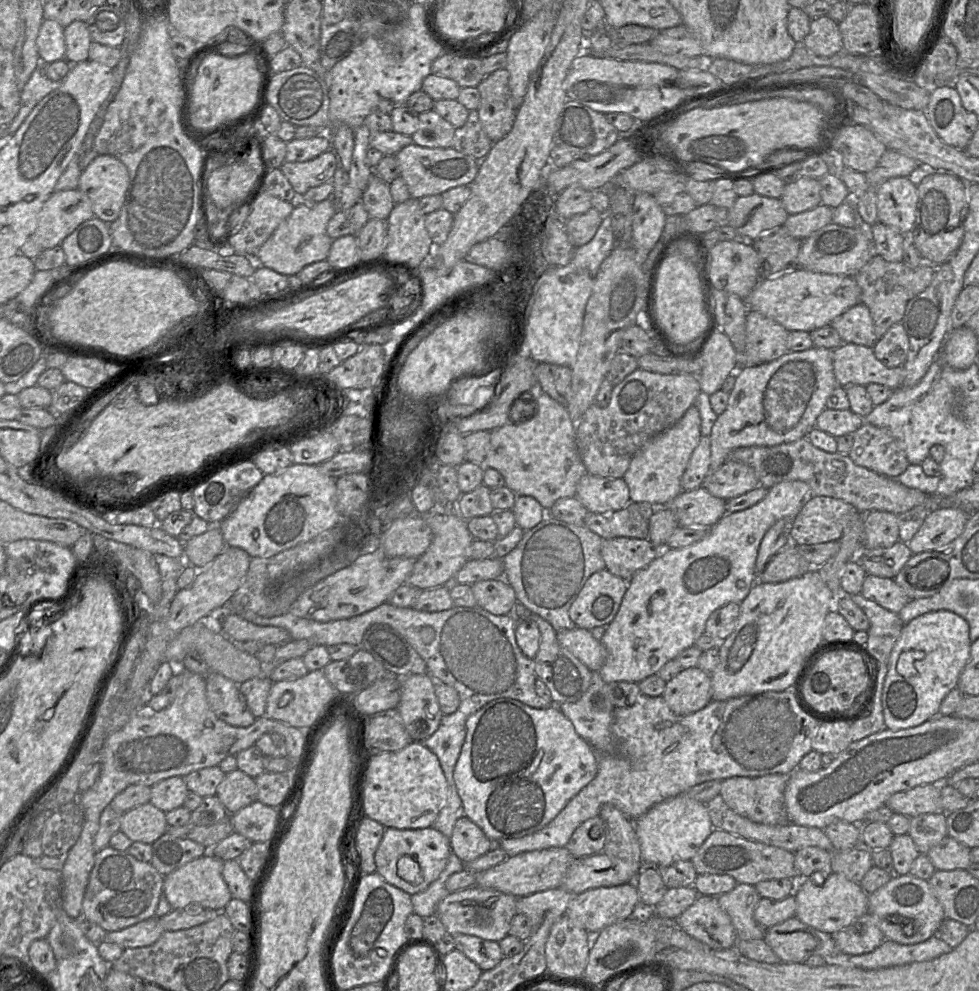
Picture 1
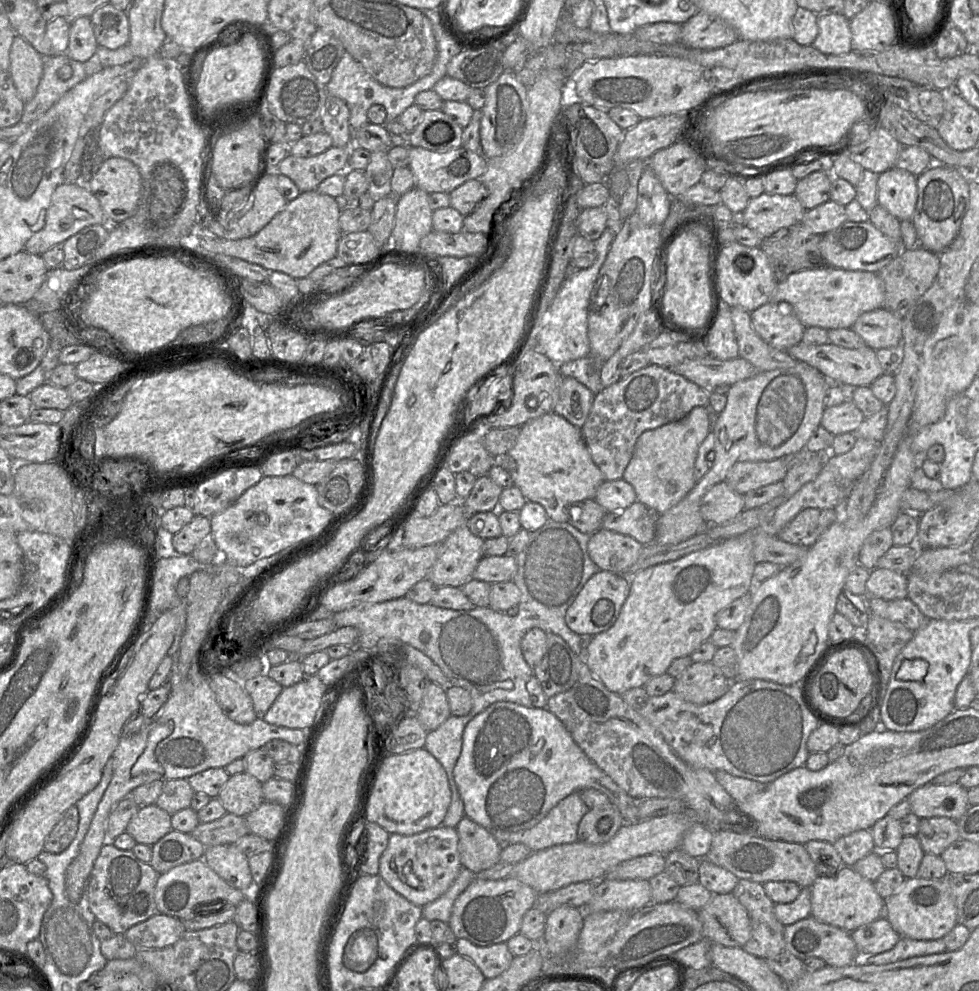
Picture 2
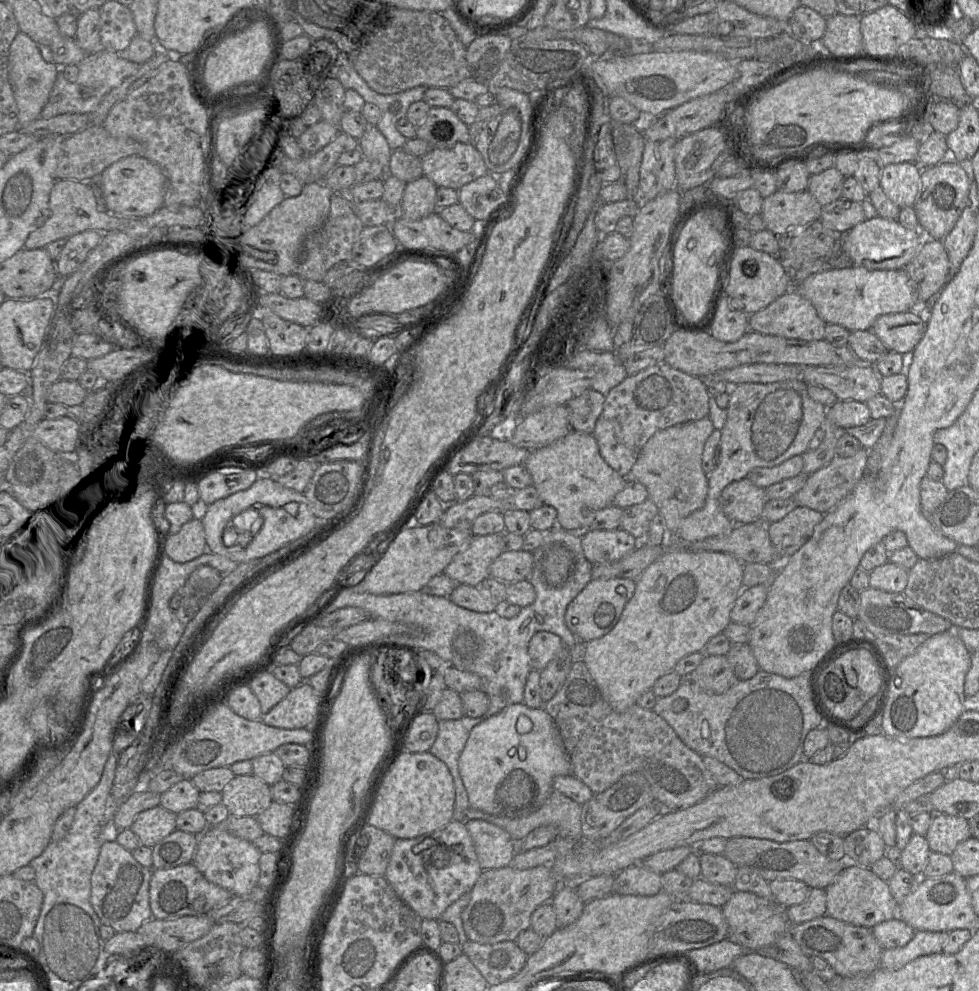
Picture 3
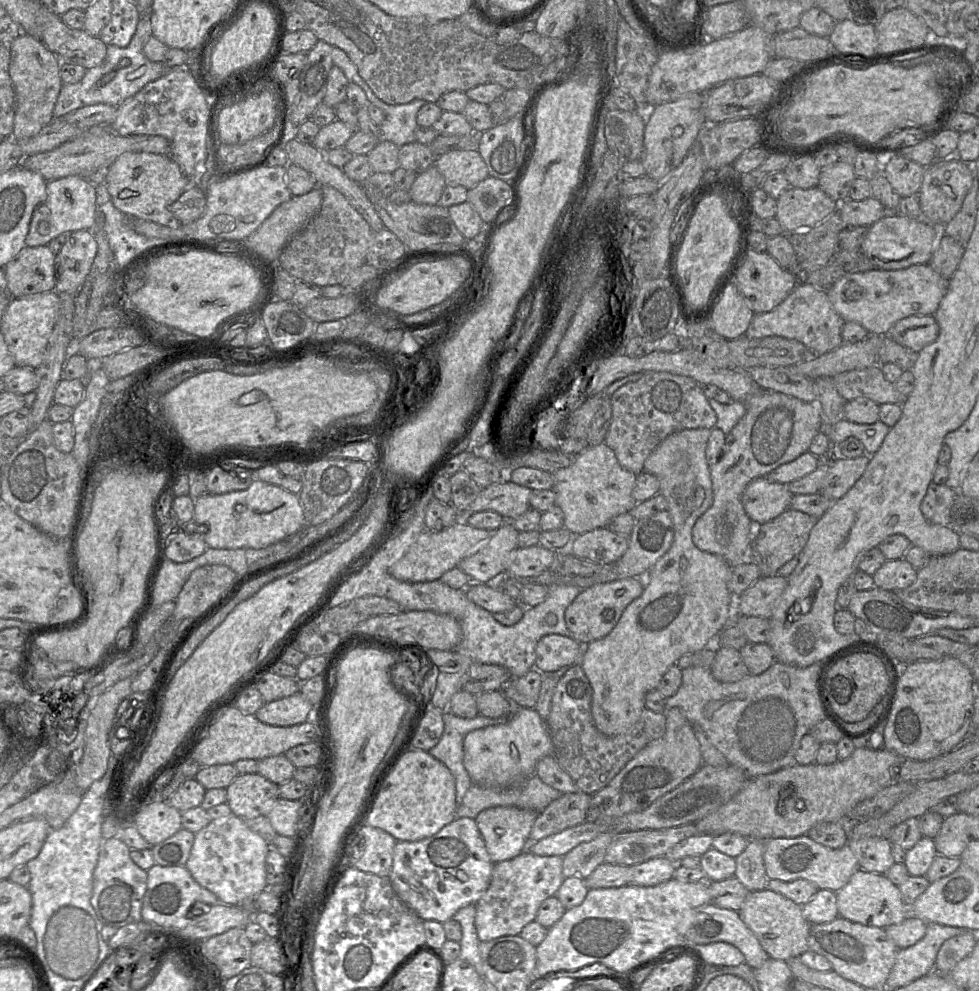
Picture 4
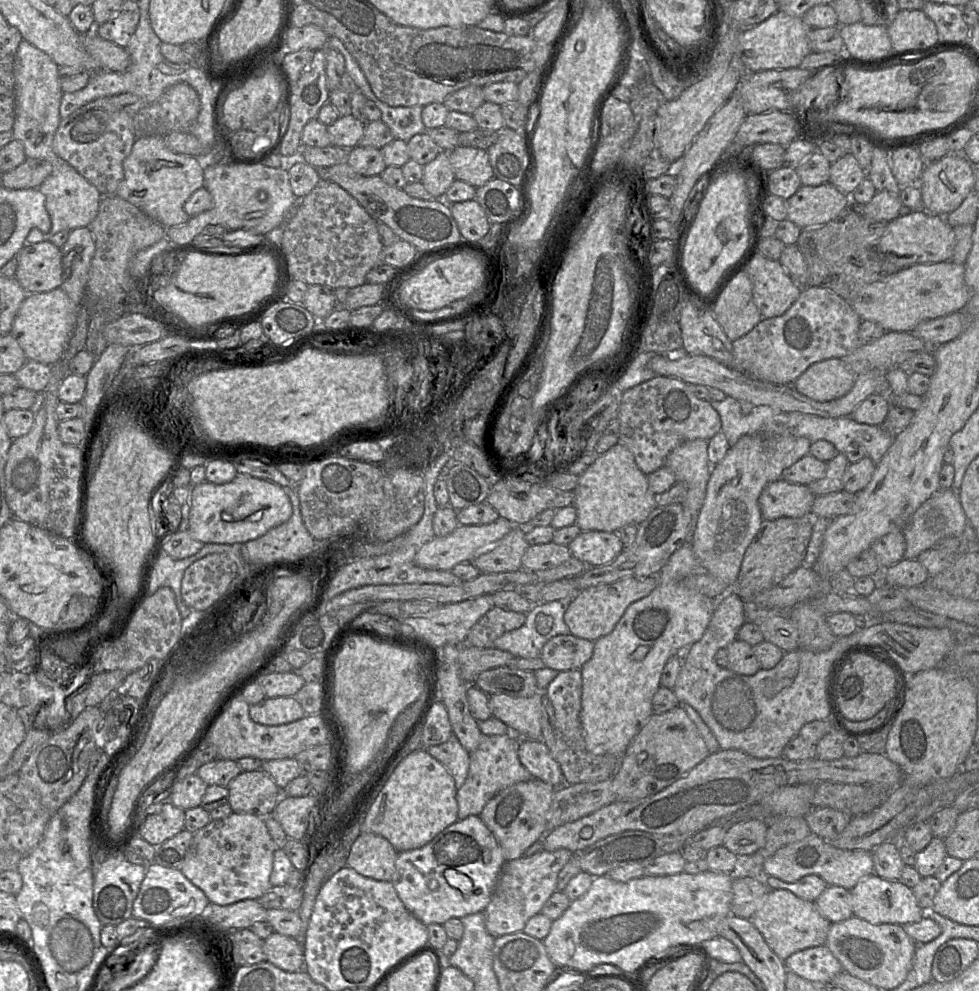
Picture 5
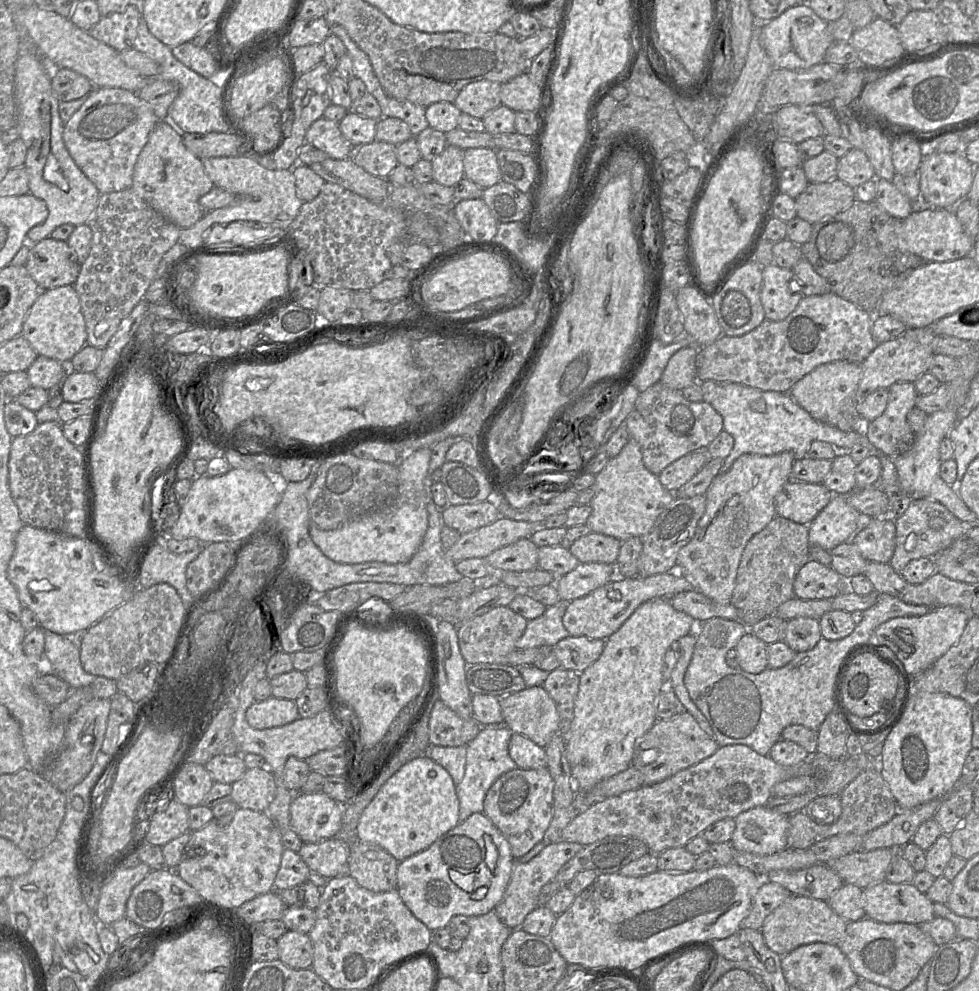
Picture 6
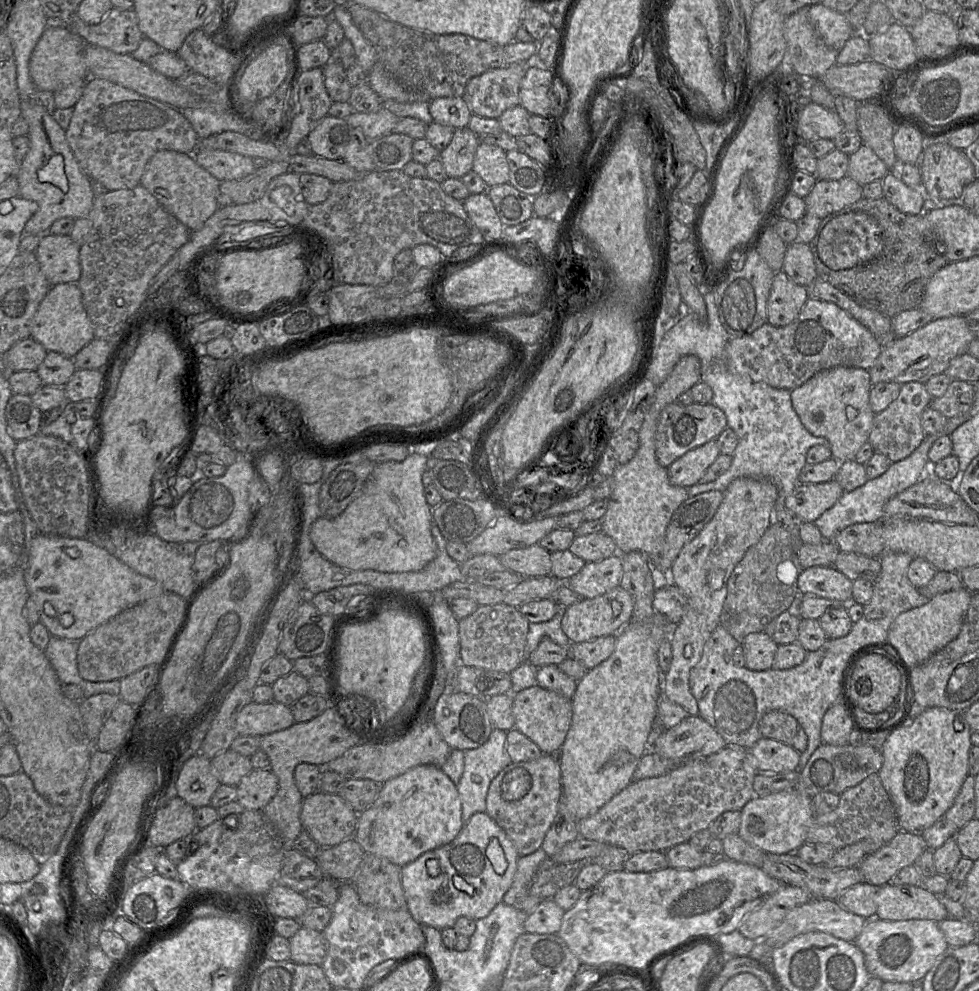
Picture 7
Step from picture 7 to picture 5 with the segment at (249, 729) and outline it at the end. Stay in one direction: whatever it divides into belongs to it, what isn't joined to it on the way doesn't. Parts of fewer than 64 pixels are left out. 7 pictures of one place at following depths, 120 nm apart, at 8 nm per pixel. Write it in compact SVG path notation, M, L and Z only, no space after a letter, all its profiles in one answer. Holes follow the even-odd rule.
M294 696L265 698L250 706L249 715L254 722L266 726L288 724L306 716Z

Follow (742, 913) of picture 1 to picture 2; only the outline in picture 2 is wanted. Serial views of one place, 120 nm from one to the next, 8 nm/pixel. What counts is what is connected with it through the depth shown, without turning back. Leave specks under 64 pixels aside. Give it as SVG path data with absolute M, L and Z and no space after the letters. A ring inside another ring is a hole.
M739 879L731 892L745 907L751 921L751 936L742 947L747 953L767 959L786 951L785 926L776 918L774 902L758 882Z

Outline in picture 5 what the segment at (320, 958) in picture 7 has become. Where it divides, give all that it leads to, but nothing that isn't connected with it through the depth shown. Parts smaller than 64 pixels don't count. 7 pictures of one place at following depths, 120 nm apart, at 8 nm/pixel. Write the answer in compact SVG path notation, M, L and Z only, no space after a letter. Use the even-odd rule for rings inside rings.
M274 932L264 940L266 961L276 967L296 972L304 969L304 948L302 939Z

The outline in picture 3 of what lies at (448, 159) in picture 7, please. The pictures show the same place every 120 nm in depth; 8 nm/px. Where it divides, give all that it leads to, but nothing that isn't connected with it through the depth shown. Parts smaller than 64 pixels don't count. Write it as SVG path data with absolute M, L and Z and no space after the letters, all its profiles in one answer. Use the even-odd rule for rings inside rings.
M422 176L406 183L399 206L399 216L407 220L420 220L435 212L438 187Z

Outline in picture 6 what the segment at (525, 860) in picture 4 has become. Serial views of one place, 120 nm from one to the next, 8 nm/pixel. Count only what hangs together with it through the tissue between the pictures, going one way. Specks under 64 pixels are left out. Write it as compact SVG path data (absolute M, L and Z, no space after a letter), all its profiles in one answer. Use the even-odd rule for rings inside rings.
M558 841L544 847L538 855L526 863L515 860L508 886L501 901L495 907L500 920L512 930L521 928L526 916L538 906L538 896L542 887L554 880L562 866L583 847L575 842Z

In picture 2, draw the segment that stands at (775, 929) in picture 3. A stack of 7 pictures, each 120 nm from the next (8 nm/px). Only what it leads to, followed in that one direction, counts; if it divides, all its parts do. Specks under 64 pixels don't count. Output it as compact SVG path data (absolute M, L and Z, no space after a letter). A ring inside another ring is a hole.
M732 893L713 894L710 901L698 911L704 938L726 947L743 947L751 936L751 921L745 907Z

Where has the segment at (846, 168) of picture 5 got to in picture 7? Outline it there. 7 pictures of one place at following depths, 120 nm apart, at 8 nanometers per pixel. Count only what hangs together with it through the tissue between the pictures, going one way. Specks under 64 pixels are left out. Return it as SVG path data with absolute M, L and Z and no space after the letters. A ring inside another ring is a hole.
M861 145L857 151L849 155L847 176L861 185L875 180L882 180L891 170L866 145Z

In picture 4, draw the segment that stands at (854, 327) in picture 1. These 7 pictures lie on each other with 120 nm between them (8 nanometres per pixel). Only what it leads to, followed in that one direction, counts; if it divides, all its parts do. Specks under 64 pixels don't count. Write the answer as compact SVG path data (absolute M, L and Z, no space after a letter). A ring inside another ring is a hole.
M933 315L909 316L896 322L885 336L914 352L933 343L939 335L939 326Z

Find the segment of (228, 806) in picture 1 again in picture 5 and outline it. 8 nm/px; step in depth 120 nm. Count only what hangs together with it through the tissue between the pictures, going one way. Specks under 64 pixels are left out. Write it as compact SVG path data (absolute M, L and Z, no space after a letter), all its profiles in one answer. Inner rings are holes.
M262 769L242 771L227 788L233 812L259 817L270 816L282 797L282 790Z

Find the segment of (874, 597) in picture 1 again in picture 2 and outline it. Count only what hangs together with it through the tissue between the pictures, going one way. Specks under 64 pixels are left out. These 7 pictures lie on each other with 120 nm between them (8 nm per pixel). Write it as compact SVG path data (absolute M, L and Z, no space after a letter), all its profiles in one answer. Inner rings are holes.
M875 568L866 582L868 597L897 600L907 597L907 574L890 569Z

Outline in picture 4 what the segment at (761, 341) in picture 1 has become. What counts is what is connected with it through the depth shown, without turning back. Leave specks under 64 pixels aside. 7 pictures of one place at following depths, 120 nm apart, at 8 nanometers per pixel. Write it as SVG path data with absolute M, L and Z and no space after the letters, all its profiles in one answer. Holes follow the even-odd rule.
M797 284L785 300L773 310L754 314L744 335L751 339L781 336L797 340L814 356L819 356L843 344L841 330L844 323L843 318L833 308L827 291L810 284Z

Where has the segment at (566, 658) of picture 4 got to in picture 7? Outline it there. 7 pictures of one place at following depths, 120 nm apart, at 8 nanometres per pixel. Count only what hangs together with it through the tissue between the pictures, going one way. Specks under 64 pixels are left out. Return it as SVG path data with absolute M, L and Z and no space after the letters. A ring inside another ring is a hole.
M616 635L603 636L582 643L571 643L569 657L573 657L591 670L611 656L615 645Z

